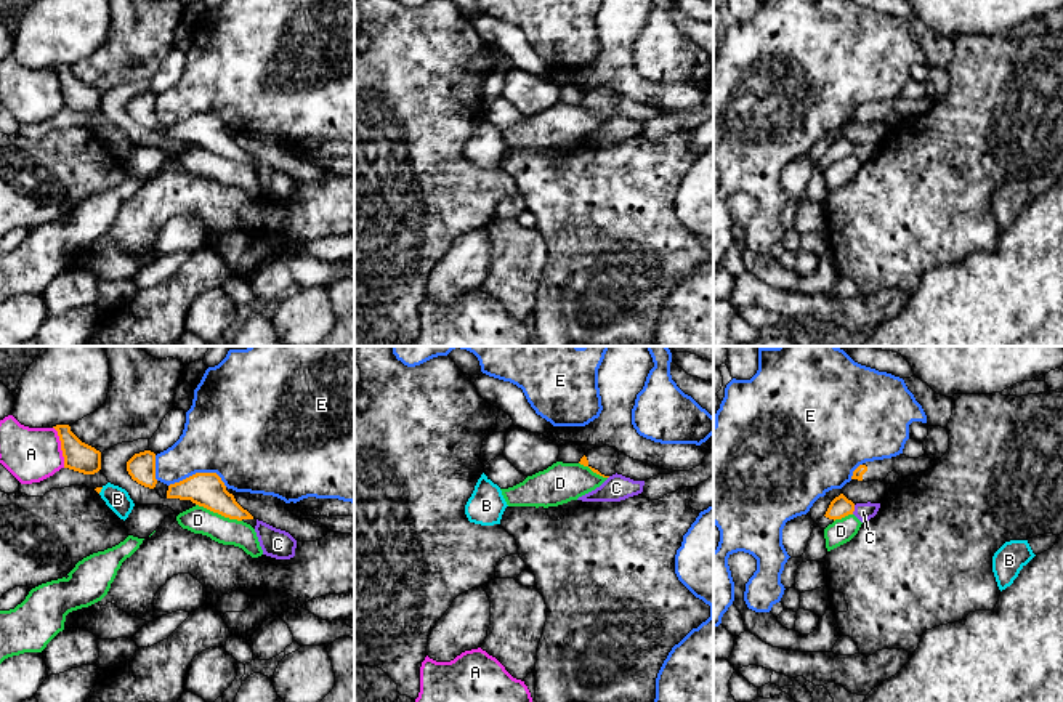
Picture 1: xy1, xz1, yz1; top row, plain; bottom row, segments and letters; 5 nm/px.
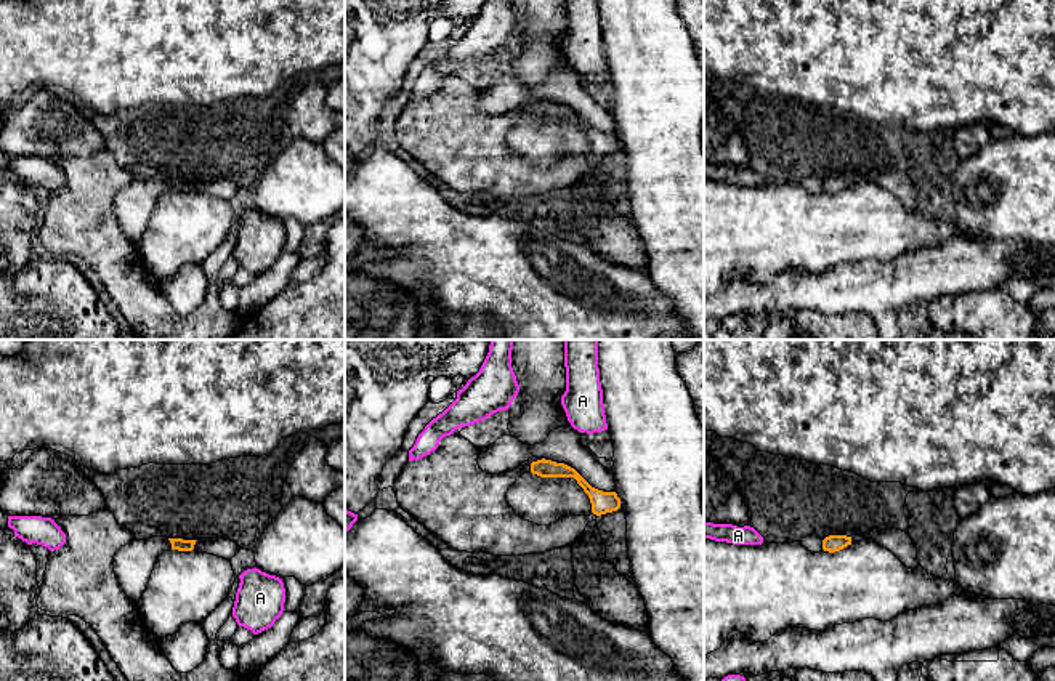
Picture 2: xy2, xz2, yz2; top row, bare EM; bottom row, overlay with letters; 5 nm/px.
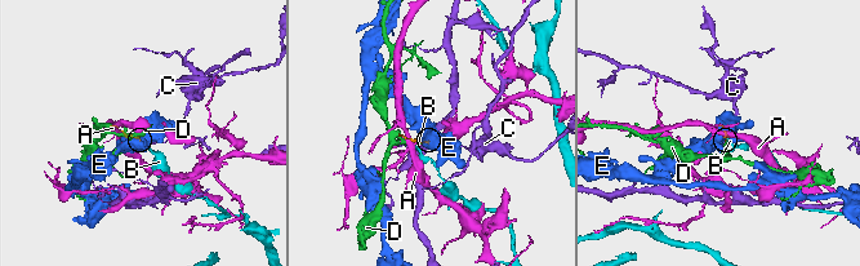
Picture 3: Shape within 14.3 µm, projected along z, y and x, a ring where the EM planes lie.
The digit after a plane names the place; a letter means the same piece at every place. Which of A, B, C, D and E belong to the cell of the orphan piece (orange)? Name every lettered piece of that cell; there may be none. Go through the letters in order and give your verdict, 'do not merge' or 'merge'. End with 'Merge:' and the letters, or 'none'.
A: do not merge
B: do not merge
C: do not merge
D: do not merge
E: do not merge
Merge: none

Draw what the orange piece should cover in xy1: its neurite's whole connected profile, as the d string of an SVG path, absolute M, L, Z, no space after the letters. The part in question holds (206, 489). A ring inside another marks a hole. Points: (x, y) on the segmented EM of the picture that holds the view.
M196 473L180 482L170 484L167 498L191 500L213 513L229 519L253 519L226 490L224 482L216 473Z

